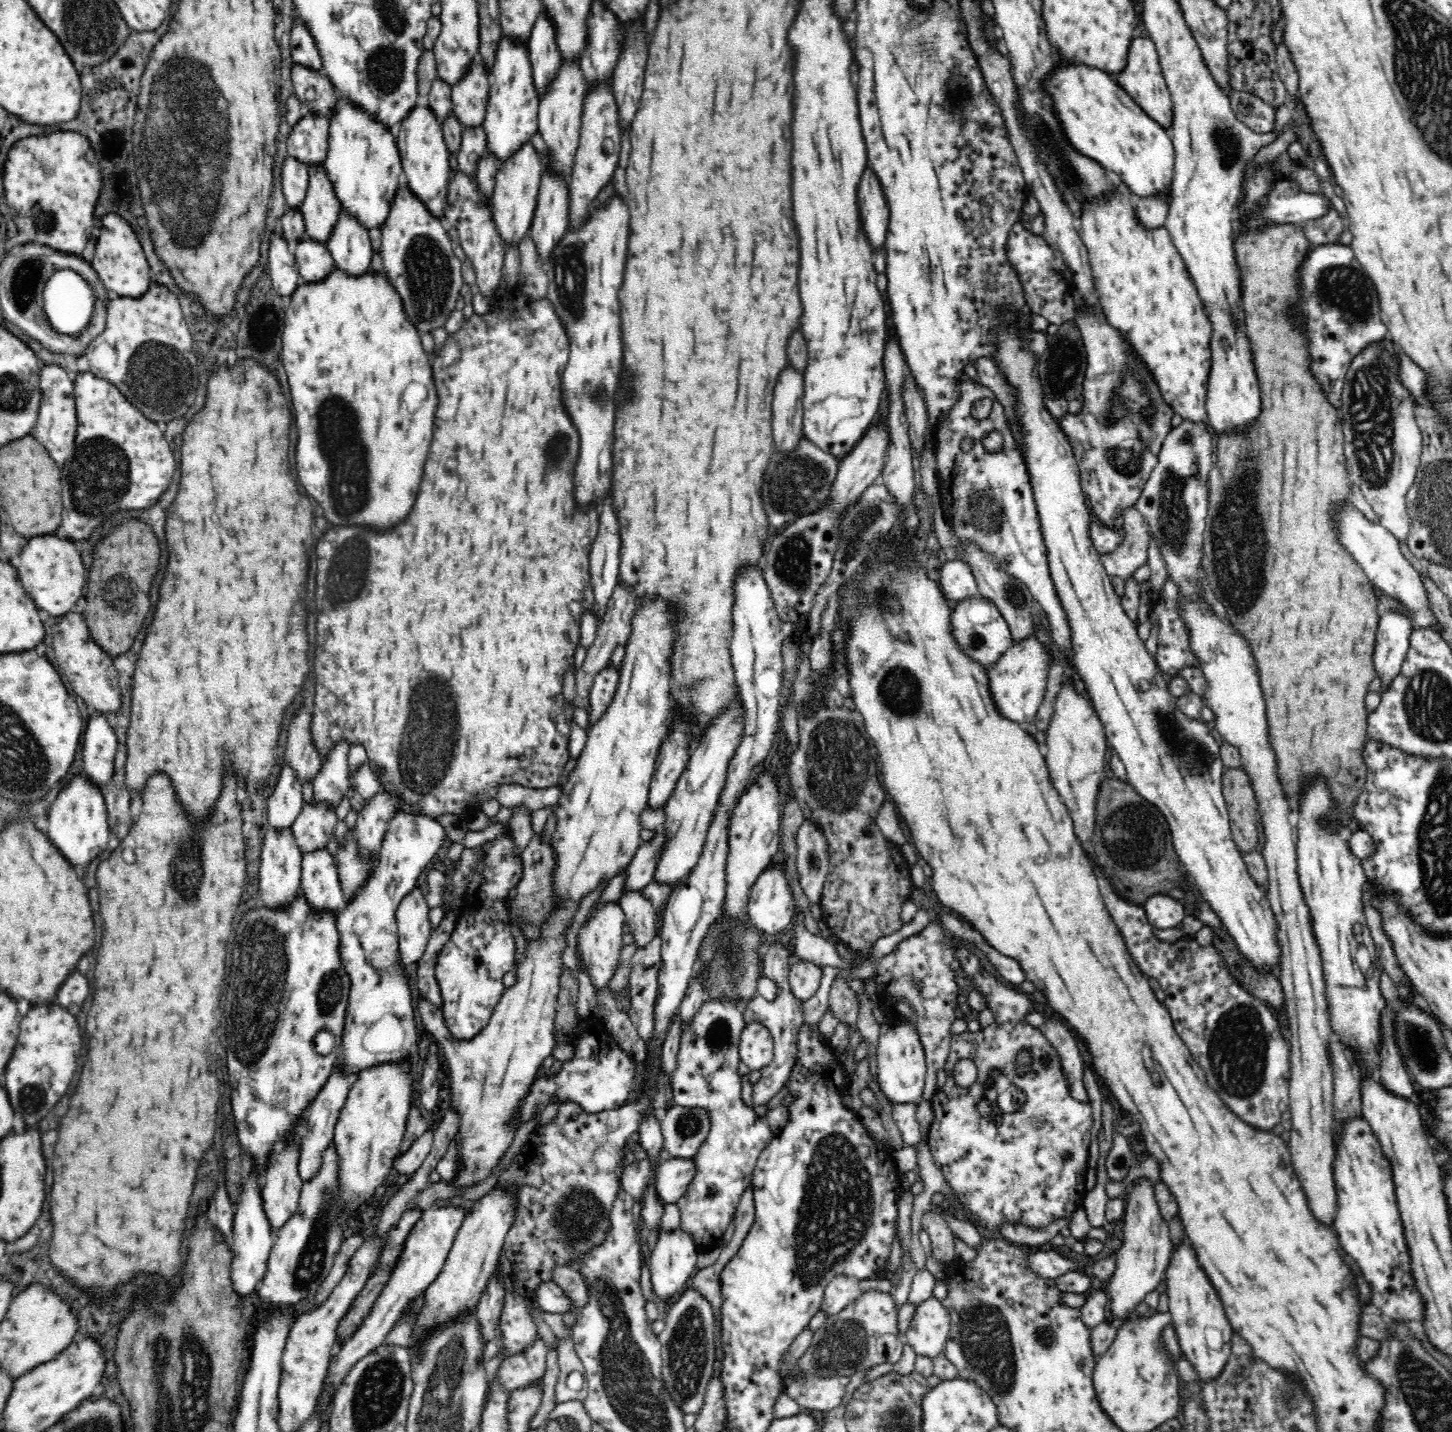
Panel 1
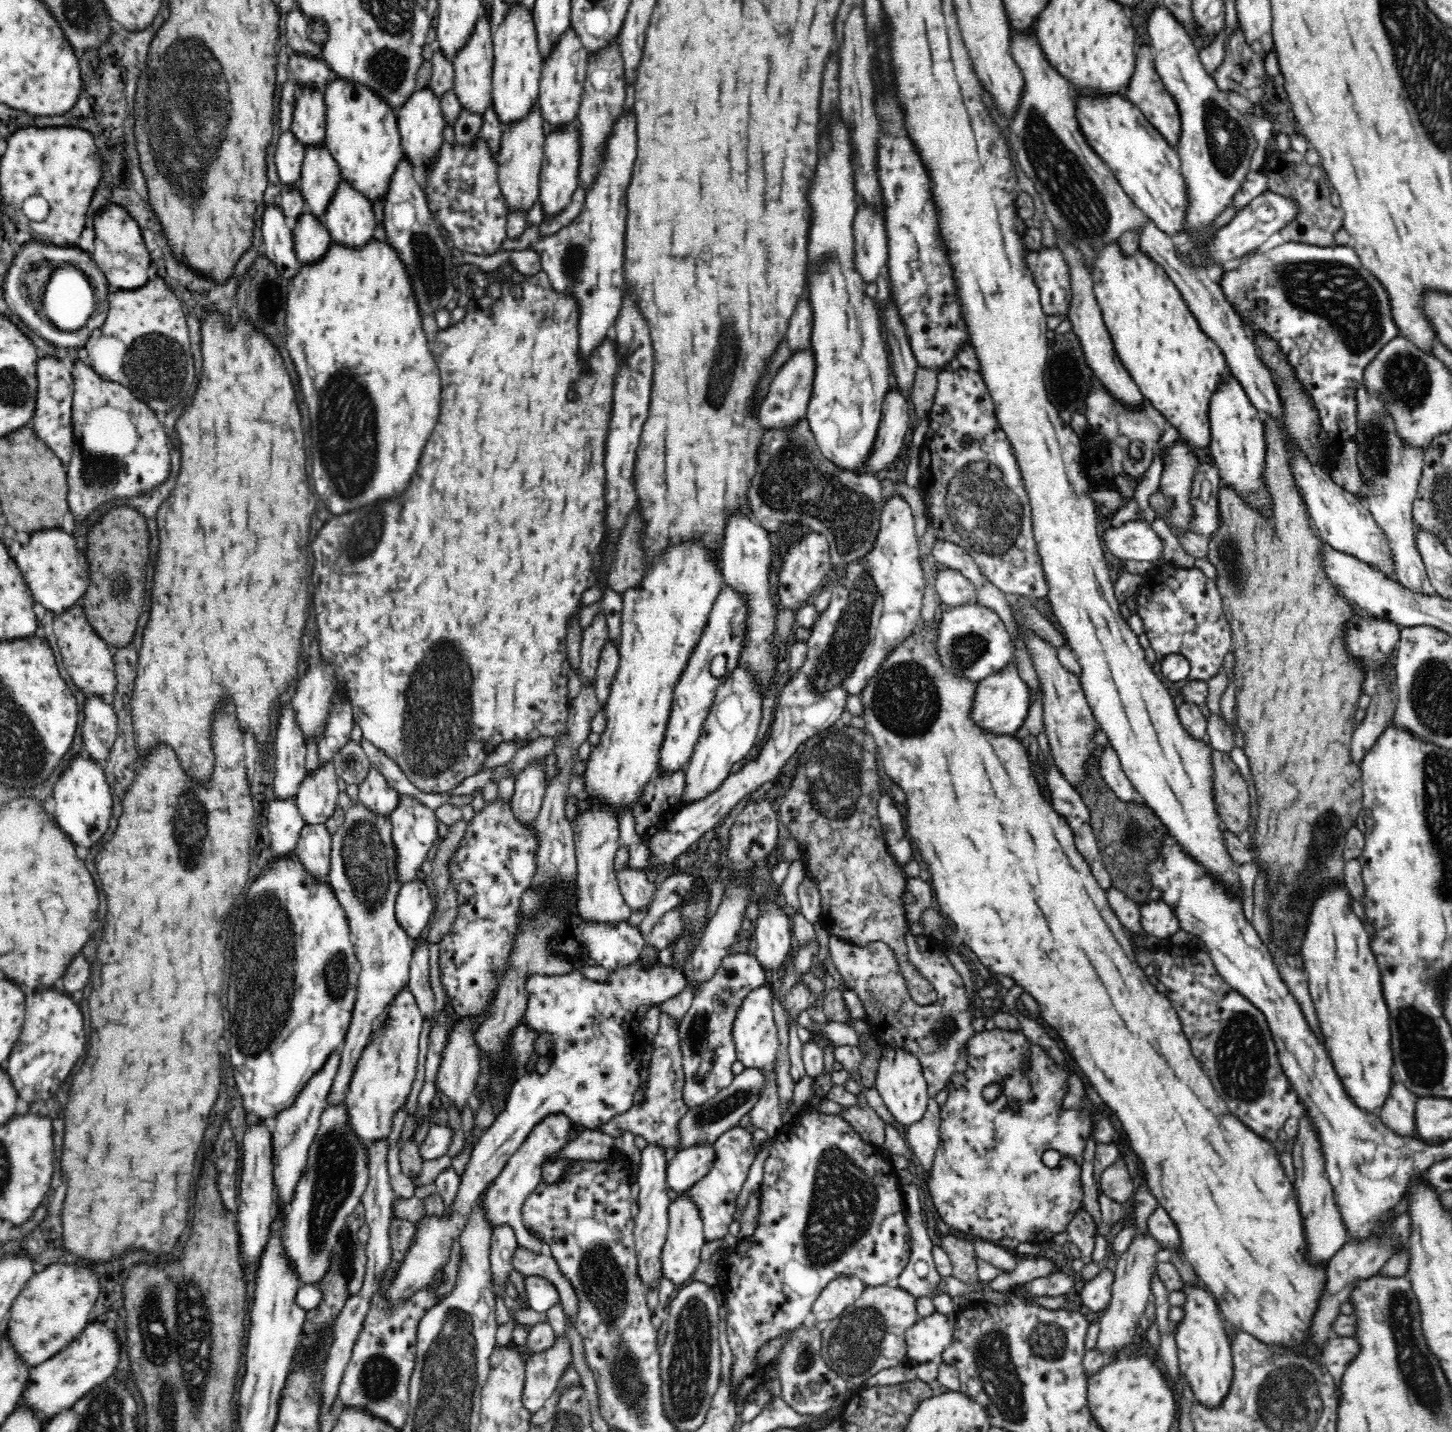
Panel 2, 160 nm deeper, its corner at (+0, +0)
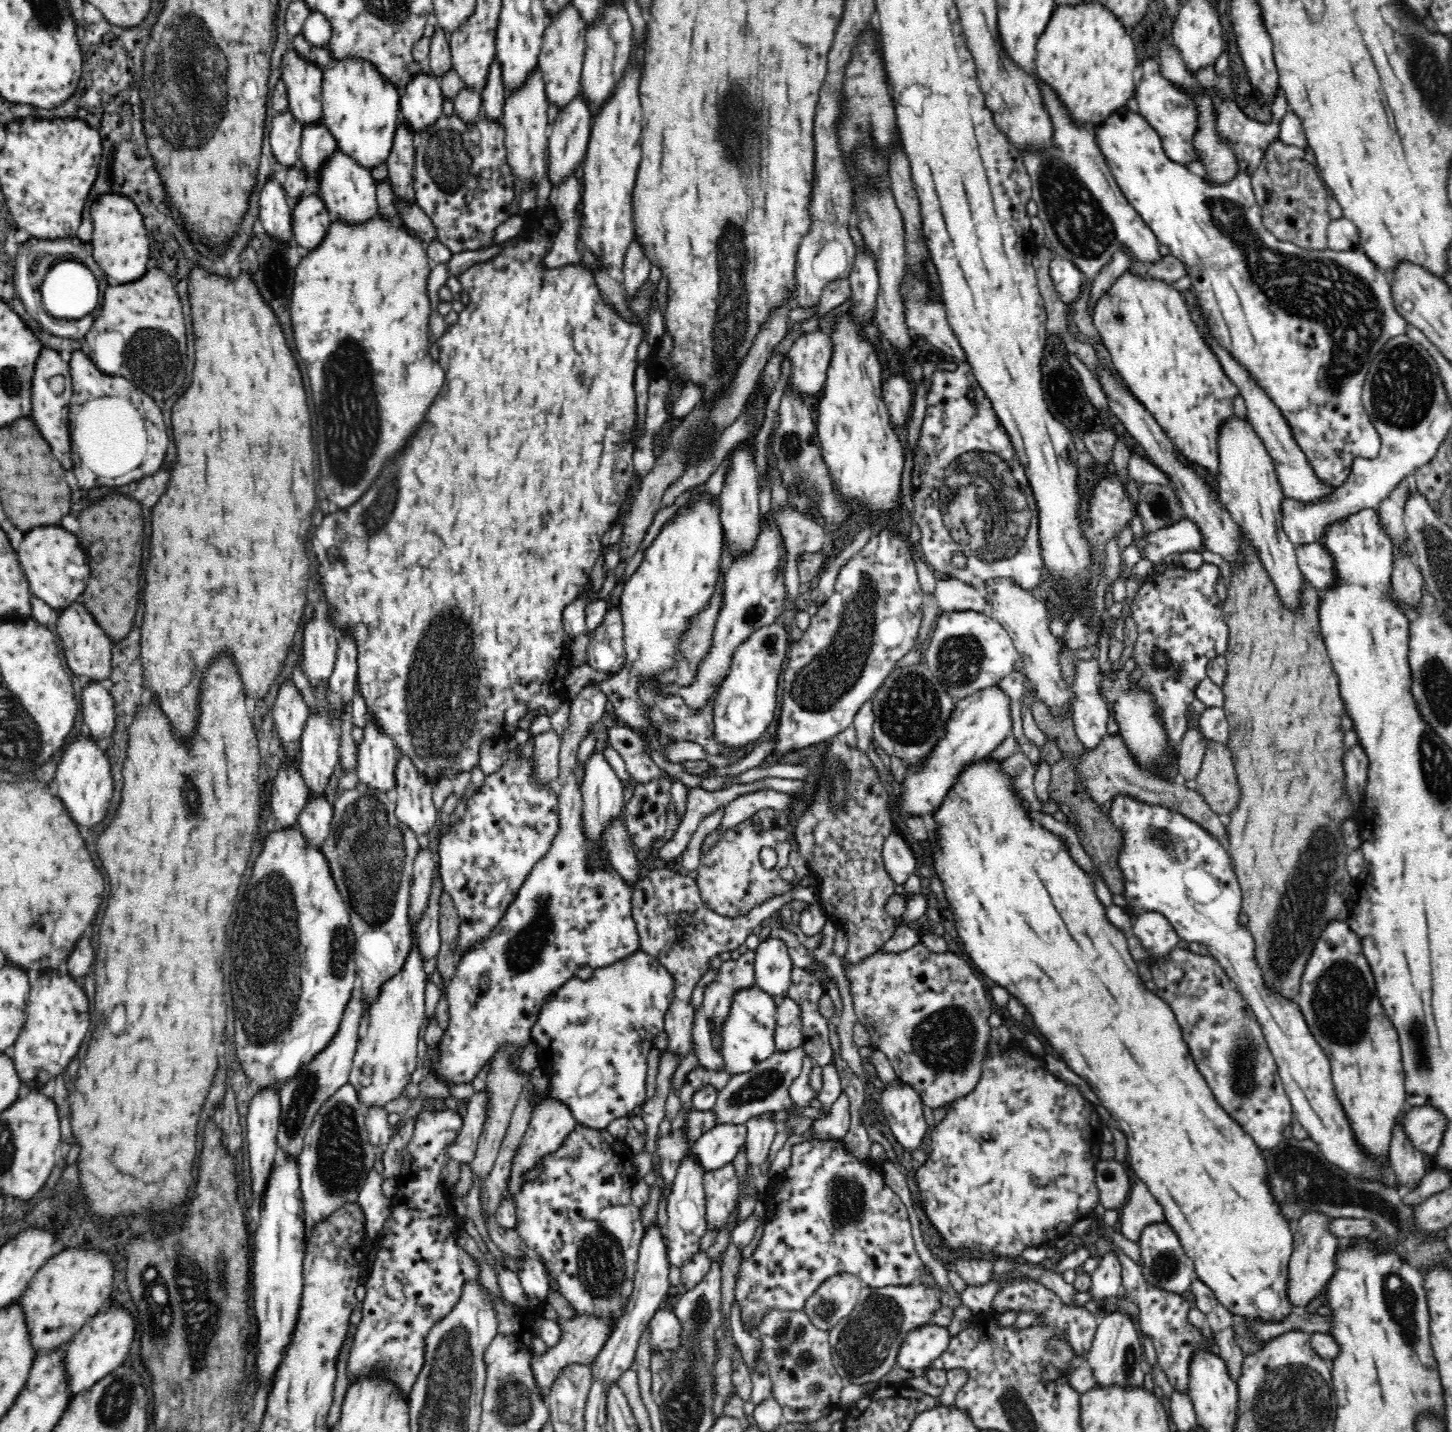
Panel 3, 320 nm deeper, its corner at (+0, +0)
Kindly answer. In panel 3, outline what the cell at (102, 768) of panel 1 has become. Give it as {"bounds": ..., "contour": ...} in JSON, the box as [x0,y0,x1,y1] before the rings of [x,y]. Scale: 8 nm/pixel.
{"bounds":[82,680,116,743],"contour":[[[85,680],[82,690],[82,714],[86,724],[85,730],[94,740],[105,743],[114,732],[116,722],[115,704],[109,690],[98,681]]]}

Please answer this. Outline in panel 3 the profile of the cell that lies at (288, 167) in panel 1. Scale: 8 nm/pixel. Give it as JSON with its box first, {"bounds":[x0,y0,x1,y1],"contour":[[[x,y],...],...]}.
{"bounds":[269,108,303,167],"contour":[[[289,108],[273,118],[271,125],[269,139],[277,161],[287,167],[299,164],[303,124],[294,118]]]}

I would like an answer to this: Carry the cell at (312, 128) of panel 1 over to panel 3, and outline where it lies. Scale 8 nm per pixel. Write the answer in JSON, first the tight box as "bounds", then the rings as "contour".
{"bounds":[280,46,323,125],"contour":[[[291,46],[282,56],[280,72],[287,88],[289,108],[294,118],[303,125],[312,125],[322,120],[323,68],[306,60]]]}

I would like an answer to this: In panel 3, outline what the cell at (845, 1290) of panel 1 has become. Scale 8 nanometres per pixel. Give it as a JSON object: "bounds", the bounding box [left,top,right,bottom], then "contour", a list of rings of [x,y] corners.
{"bounds":[803,1273,862,1332],"contour":[[[850,1273],[826,1278],[807,1298],[803,1311],[816,1329],[829,1332],[858,1304],[862,1281]]]}

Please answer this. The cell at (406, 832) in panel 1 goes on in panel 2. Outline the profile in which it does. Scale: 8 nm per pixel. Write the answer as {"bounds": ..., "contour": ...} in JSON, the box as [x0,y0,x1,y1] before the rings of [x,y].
{"bounds":[390,794,438,884],"contour":[[[400,794],[398,806],[390,812],[392,821],[392,838],[397,850],[397,873],[398,878],[405,884],[407,881],[416,879],[416,870],[420,869],[420,864],[428,856],[428,850],[434,846],[438,840],[438,818],[435,810],[424,805],[416,797],[408,794]]]}

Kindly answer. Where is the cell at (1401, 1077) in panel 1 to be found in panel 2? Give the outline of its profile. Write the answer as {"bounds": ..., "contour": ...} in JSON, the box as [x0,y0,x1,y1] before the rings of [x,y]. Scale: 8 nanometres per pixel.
{"bounds":[1378,1081,1419,1137],"contour":[[[1394,1081],[1390,1096],[1378,1112],[1382,1123],[1400,1137],[1416,1137],[1414,1114],[1419,1098],[1406,1089],[1402,1082]]]}

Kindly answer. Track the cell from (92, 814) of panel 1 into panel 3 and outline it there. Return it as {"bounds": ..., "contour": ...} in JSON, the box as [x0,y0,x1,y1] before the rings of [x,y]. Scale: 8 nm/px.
{"bounds":[54,729,118,828],"contour":[[[84,729],[64,750],[55,771],[54,791],[62,799],[74,822],[86,828],[96,826],[108,814],[114,782],[118,784],[117,780],[112,780],[111,762],[103,744],[100,743],[98,748],[96,740]]]}

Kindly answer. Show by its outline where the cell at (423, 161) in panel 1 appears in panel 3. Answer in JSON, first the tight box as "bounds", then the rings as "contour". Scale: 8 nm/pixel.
{"bounds":[401,70,443,135],"contour":[[[424,70],[411,76],[401,89],[401,115],[417,135],[443,114],[443,90],[439,78]]]}

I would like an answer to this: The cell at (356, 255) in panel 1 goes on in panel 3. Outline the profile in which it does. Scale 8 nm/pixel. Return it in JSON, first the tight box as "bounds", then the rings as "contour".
{"bounds":[316,146,378,222],"contour":[[[336,146],[333,154],[326,158],[326,162],[320,166],[316,174],[319,187],[318,195],[323,199],[326,208],[334,219],[341,218],[346,222],[366,222],[366,218],[372,218],[378,212],[376,201],[377,180],[373,179],[370,169],[358,164],[351,156]]]}

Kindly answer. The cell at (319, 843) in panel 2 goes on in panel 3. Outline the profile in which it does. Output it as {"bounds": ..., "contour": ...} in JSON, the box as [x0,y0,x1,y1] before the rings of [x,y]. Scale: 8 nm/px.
{"bounds":[297,792,332,848],"contour":[[[309,792],[308,800],[298,814],[297,826],[303,830],[304,838],[321,848],[324,838],[328,836],[332,817],[332,804],[328,802],[325,792],[318,792],[316,796]]]}

